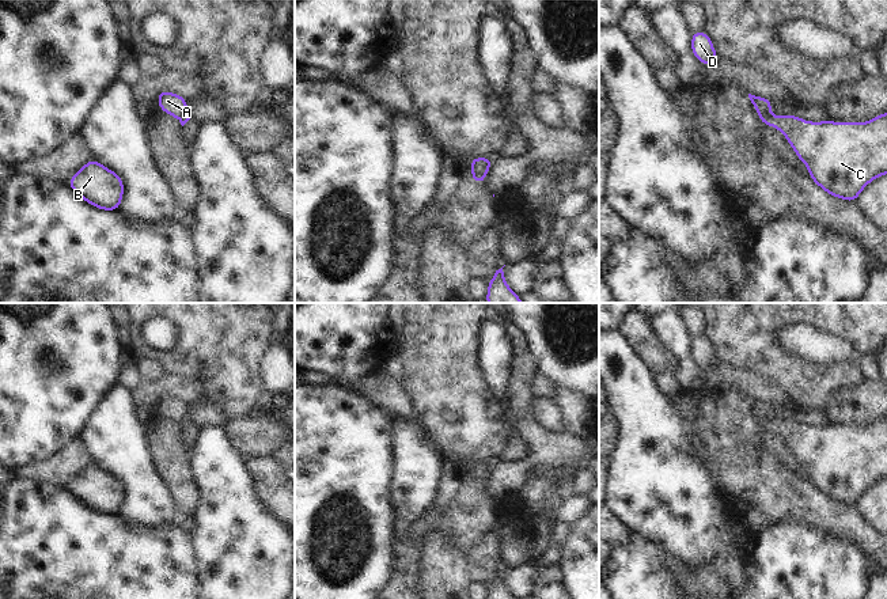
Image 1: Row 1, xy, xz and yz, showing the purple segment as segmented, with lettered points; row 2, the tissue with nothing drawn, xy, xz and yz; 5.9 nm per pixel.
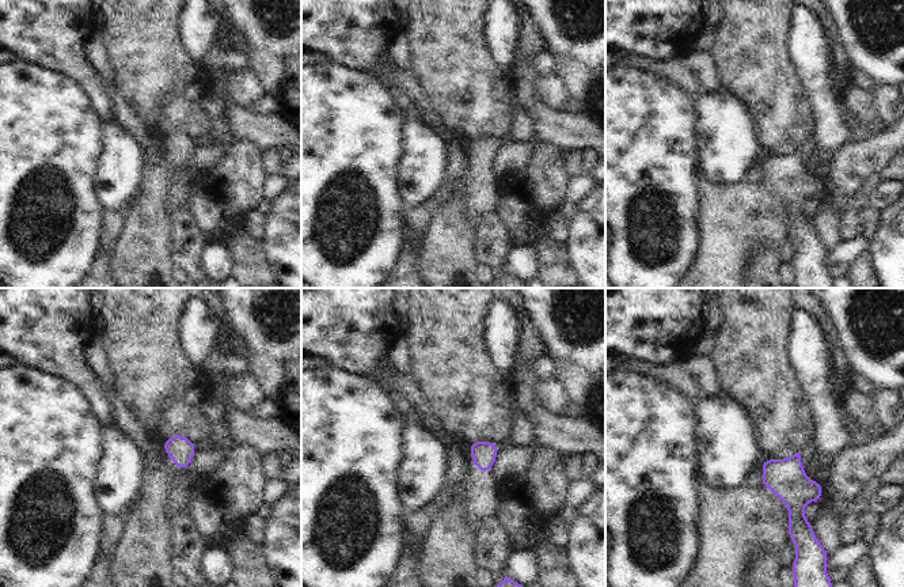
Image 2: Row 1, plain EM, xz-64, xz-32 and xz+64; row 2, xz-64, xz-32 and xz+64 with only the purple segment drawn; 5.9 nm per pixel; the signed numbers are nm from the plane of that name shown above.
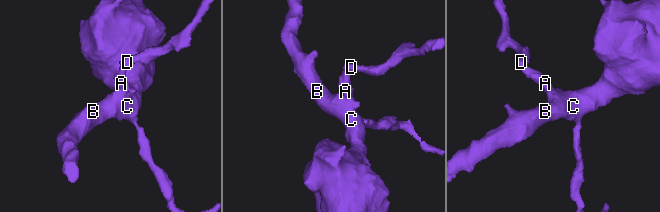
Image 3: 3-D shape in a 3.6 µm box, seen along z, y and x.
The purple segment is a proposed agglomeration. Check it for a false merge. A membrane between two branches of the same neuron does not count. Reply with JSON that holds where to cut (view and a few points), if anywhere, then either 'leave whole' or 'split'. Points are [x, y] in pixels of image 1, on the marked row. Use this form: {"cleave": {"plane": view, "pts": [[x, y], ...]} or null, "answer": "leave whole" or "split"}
{"cleave": {"plane": "yz", "pts": [[769, 113], [758, 114]]}, "answer": "split"}

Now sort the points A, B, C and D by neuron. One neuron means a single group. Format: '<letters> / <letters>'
A D / B C

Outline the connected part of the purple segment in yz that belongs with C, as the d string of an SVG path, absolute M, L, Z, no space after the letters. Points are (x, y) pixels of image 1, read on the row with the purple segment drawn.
M759 113L762 125L781 130L826 193L856 202L864 187L887 174L887 113L868 122L810 122L793 114Z

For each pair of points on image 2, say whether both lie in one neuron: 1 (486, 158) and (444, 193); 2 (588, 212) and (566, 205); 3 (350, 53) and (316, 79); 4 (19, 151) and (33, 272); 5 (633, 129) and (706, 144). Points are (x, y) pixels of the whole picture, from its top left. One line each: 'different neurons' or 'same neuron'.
1: different neurons
2: different neurons
3: different neurons
4: same neuron
5: different neurons

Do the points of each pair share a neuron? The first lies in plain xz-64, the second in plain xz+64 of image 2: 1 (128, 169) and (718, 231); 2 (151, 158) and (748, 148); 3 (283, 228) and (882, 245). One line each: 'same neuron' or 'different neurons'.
1: different neurons
2: different neurons
3: same neuron

